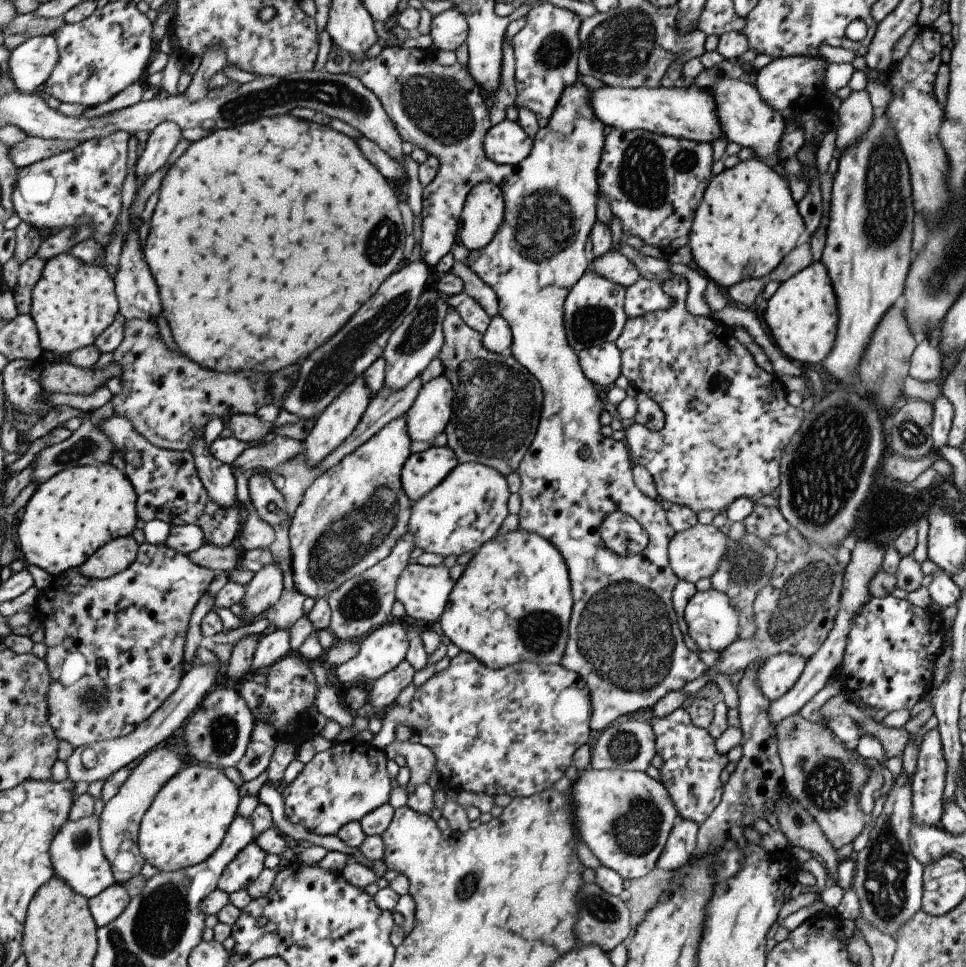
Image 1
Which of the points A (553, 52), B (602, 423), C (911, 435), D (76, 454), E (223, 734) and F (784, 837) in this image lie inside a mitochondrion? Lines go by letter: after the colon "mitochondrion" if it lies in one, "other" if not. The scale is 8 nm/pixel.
A: mitochondrion
B: other
C: mitochondrion
D: mitochondrion
E: mitochondrion
F: other

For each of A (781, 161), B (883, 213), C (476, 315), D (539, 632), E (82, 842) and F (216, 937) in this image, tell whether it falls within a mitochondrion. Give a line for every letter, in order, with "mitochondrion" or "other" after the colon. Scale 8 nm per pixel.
A: other
B: mitochondrion
C: other
D: mitochondrion
E: mitochondrion
F: other

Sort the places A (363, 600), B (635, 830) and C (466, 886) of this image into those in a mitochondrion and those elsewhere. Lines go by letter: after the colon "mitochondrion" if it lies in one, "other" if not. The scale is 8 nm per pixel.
A: mitochondrion
B: mitochondrion
C: mitochondrion

